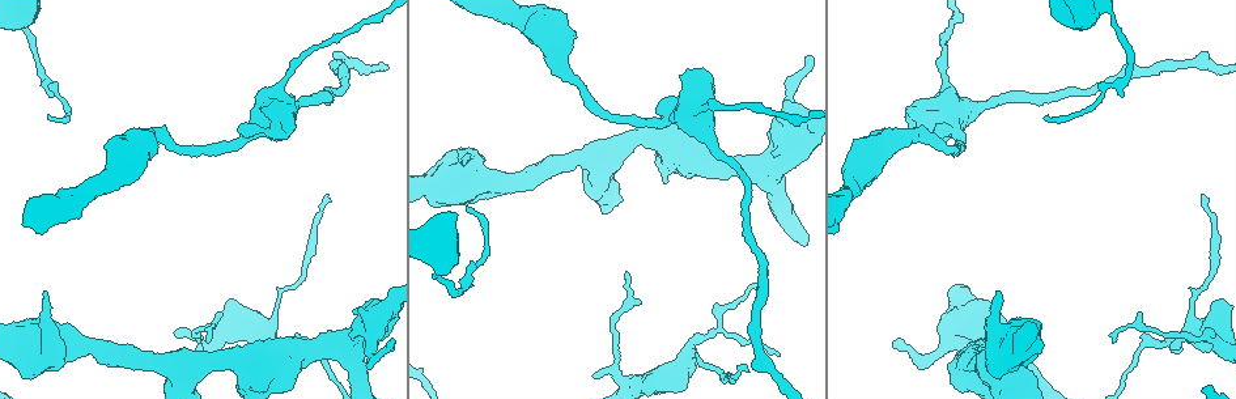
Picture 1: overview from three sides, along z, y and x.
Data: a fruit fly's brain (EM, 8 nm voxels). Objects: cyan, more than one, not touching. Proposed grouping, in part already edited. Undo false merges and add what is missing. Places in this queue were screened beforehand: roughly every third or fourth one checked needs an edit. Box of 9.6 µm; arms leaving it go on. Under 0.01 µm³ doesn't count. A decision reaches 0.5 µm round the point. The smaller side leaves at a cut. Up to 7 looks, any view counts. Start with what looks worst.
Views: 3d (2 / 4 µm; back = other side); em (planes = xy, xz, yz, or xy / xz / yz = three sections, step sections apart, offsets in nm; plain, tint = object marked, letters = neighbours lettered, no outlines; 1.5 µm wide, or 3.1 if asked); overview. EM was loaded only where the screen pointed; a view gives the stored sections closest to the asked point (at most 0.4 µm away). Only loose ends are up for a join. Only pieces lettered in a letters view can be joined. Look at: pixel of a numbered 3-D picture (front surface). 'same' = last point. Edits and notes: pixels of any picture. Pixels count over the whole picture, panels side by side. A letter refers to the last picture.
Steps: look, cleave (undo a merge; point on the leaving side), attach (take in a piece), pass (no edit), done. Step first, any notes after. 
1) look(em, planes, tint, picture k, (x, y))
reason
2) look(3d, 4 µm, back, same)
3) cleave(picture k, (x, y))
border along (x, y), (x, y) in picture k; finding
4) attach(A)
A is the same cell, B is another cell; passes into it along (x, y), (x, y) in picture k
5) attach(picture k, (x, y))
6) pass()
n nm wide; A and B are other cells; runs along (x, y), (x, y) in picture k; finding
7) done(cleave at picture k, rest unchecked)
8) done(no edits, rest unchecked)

look(3d, 2 µm, picture 1, (1203, 196))

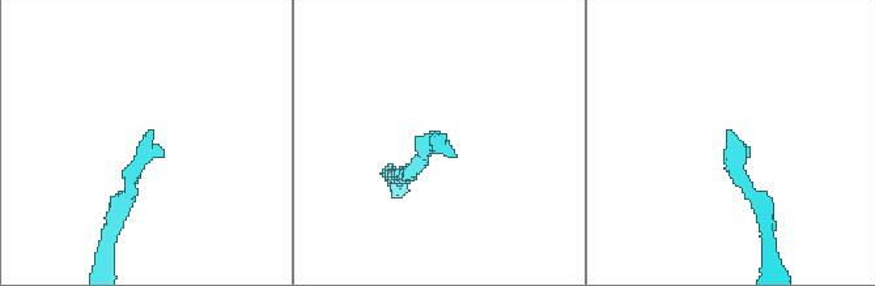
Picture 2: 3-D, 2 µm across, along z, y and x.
look(em, planes, letters, picture 2, (153, 130))

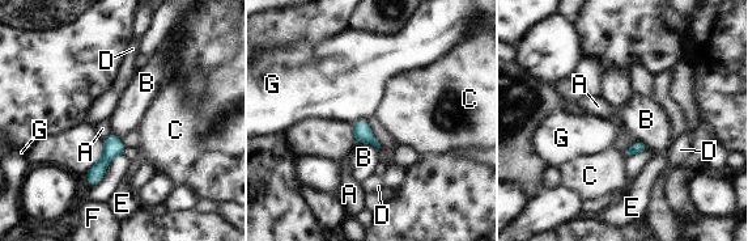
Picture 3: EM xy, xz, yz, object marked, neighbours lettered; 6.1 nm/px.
pass()
A, B, C, D, E, F and G are other cells; border along (356, 142), (373, 144), (378, 148) in picture 3; none of them fits

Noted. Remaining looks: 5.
look(3d, 2 µm, back, picture 1, (466, 206))
an open end

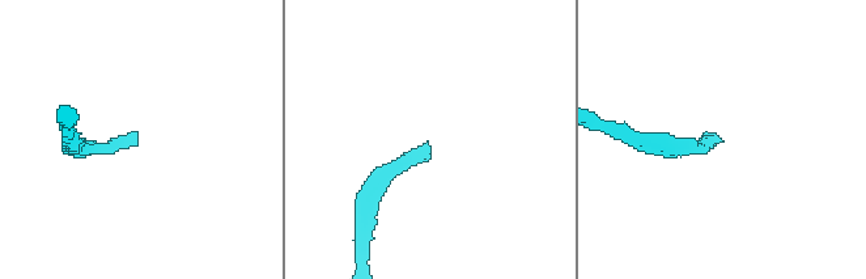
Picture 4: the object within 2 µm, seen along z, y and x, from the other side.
look(em, planes, plain, picture 4, (134, 140))

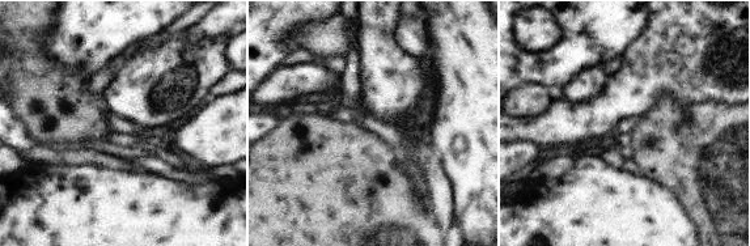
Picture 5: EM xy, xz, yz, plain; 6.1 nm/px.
look(em, planes, letters, same)
what lies round it

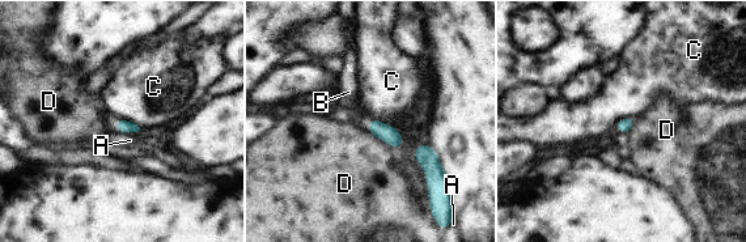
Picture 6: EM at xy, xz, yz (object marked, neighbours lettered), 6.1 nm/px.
attach(B)
B is the same cell, A, C and D are other cells; the neuron continues

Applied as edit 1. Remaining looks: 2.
done(attach at picture 6, rest unchecked)

